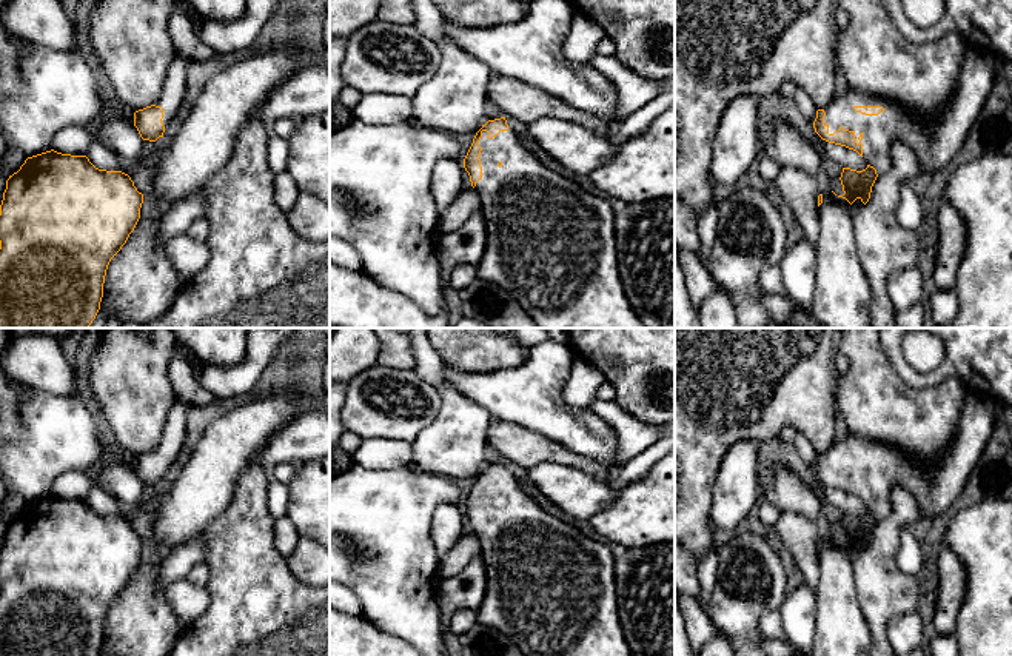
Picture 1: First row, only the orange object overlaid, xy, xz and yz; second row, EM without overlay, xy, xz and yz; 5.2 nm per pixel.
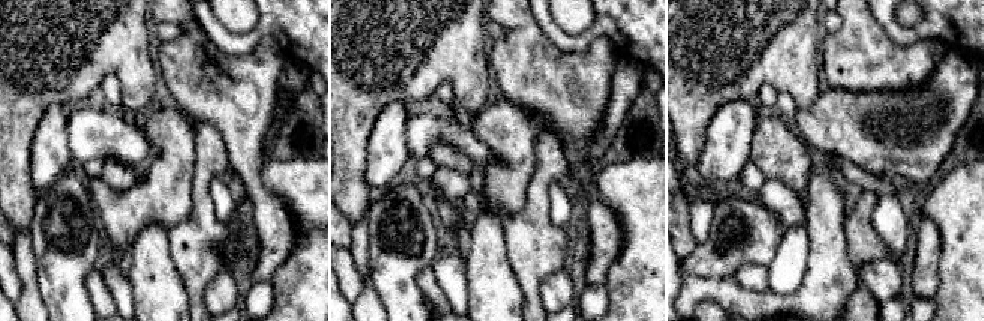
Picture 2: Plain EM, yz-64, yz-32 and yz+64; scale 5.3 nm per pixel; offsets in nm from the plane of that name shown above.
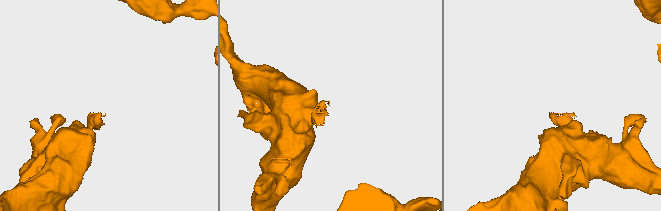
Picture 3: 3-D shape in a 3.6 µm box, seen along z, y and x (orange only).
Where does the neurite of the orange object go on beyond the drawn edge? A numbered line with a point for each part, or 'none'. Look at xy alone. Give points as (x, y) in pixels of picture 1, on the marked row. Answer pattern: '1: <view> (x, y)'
1: xy (174, 87)

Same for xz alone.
1: xz (552, 245)

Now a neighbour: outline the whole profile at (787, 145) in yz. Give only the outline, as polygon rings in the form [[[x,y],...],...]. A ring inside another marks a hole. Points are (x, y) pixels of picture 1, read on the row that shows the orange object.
[[[789,120],[779,122],[762,154],[773,159],[781,168],[801,169],[816,177],[823,171],[823,156],[816,146]]]

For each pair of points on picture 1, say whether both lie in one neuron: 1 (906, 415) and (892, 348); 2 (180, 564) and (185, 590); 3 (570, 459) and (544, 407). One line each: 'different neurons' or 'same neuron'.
1: different neurons
2: different neurons
3: different neurons

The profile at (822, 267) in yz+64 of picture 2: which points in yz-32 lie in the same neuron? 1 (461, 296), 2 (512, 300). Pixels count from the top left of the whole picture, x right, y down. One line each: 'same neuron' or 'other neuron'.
1: other neuron
2: same neuron

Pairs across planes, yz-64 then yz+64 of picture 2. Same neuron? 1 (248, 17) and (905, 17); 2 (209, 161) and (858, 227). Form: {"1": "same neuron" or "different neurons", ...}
{"1": "same neuron", "2": "same neuron"}

